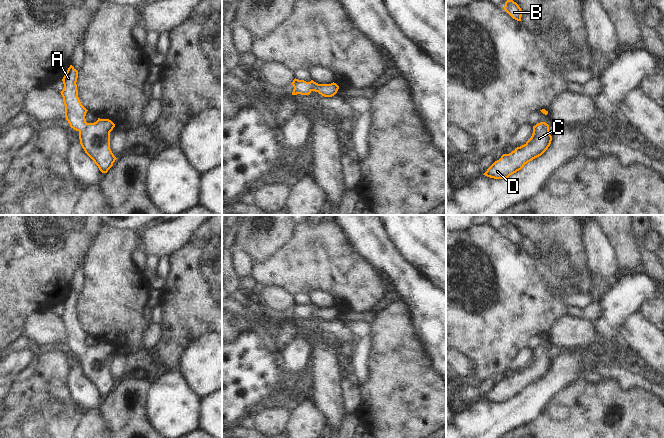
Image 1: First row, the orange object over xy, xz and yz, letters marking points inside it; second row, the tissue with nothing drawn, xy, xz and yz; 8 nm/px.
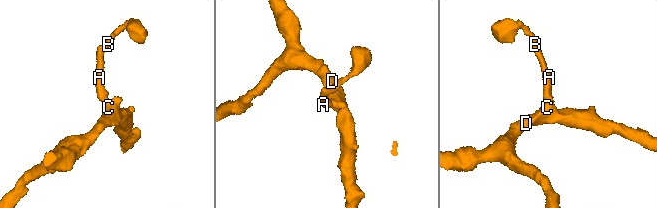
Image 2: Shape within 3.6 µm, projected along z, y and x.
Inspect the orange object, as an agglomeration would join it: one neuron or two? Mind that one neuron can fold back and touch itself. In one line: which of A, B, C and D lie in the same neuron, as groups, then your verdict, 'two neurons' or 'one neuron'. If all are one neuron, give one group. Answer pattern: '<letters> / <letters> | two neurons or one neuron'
A B C D | one neuron

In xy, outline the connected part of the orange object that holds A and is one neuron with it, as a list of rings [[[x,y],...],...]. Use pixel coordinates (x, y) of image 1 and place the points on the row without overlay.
[[[70,289],[62,303],[64,312],[60,316],[65,329],[65,341],[70,351],[79,356],[80,368],[85,377],[94,385],[102,397],[107,397],[117,383],[110,373],[110,356],[115,351],[115,348],[109,343],[100,342],[94,347],[86,346],[85,340],[88,334],[81,328],[78,321],[77,302],[78,295]]]

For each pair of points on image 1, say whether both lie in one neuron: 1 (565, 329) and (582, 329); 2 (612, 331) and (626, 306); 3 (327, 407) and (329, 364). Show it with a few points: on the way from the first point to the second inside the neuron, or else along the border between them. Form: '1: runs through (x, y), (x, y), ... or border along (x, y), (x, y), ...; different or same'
1: runs through (569, 329), (578, 329); same
2: runs through (612, 325), (612, 320), (620, 312); same
3: runs through (327, 396), (327, 375); same

